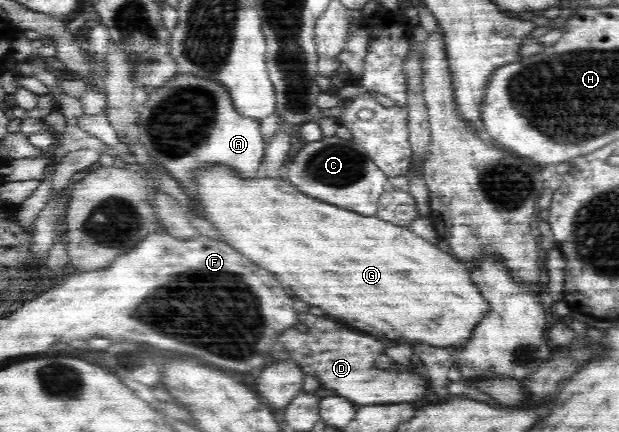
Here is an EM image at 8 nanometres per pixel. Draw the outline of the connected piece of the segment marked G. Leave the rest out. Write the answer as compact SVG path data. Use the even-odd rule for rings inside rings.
M207 167L203 171L196 171L197 190L200 191L200 205L204 208L204 217L210 221L220 234L220 240L234 247L241 255L245 255L247 259L251 259L253 263L257 263L259 267L271 271L277 275L277 281L293 287L293 293L299 295L303 301L321 307L329 317L339 319L351 327L357 327L361 331L367 331L371 335L377 337L385 337L391 341L399 341L399 343L413 343L413 341L421 341L421 343L429 343L435 347L449 347L449 345L459 345L465 343L473 331L473 327L481 321L481 317L485 315L485 311L489 309L487 301L481 297L479 289L475 287L475 283L469 279L469 271L463 267L464 263L455 261L453 257L449 257L447 253L437 248L436 244L425 241L425 238L419 237L412 232L409 227L395 225L388 221L383 221L375 216L363 217L360 213L353 213L348 209L337 209L337 205L325 205L324 201L313 201L313 197L305 197L305 193L301 193L299 189L293 189L290 183L283 181L280 177L265 177L265 179L253 178L249 181L241 179L237 176L237 172L233 172L233 168L225 167Z

